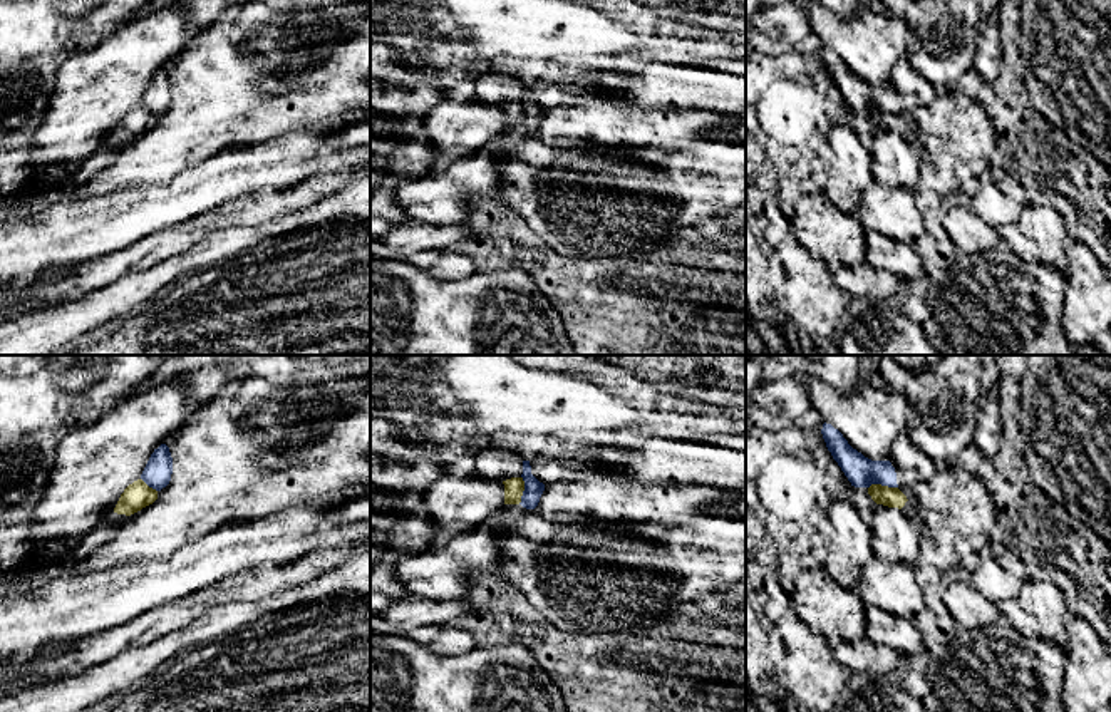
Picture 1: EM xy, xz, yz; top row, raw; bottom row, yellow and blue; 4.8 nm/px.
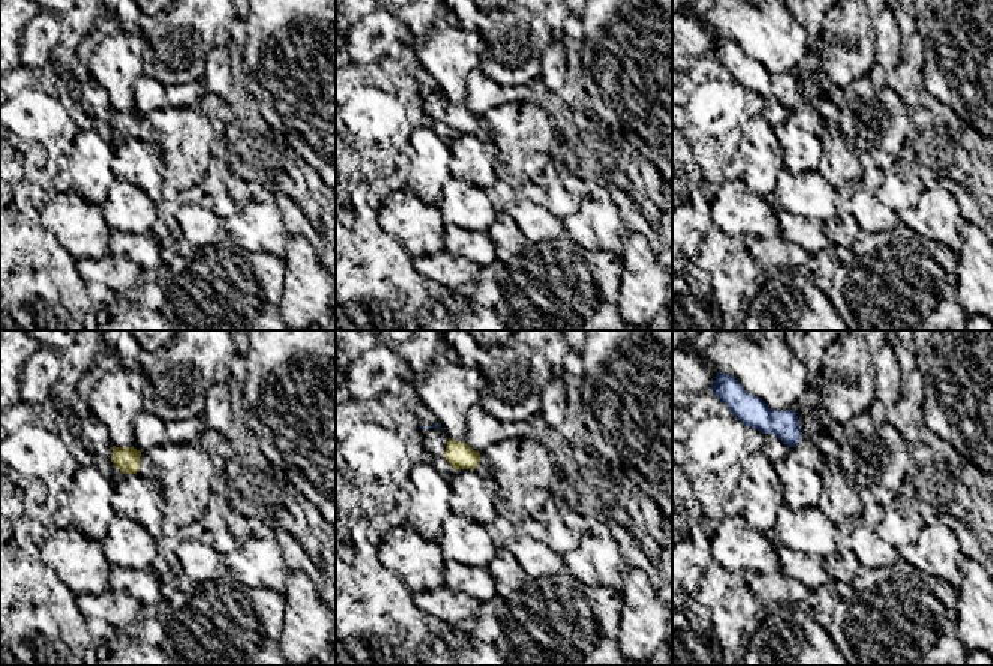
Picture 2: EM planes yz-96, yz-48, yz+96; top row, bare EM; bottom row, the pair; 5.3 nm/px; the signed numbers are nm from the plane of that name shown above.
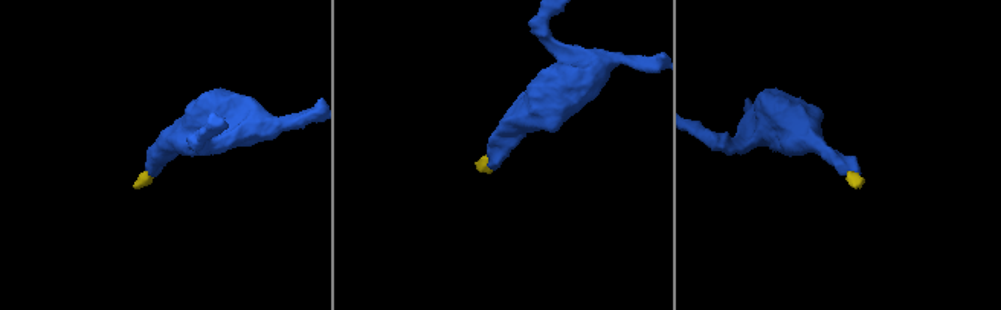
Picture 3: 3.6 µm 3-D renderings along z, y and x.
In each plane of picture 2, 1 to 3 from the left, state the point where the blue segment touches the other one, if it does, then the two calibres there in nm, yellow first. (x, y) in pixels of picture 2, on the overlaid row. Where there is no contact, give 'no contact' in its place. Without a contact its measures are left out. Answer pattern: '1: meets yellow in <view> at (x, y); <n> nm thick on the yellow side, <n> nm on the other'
1: no contact
2: no contact
3: no contact

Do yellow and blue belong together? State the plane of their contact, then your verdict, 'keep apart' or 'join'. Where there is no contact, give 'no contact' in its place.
contact in yz; keep apart

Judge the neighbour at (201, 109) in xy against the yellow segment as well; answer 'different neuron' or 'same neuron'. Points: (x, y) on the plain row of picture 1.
different neuron

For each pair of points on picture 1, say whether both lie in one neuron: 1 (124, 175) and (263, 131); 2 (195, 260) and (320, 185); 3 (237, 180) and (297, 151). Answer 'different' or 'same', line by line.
1: same
2: different
3: same

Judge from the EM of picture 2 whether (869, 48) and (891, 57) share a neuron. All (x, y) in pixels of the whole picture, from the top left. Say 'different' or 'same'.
different

